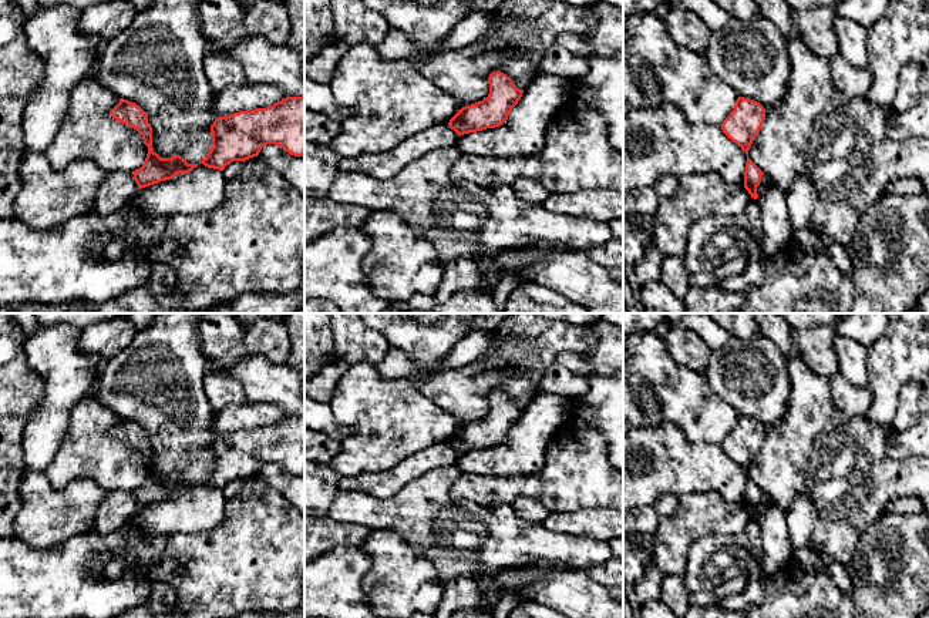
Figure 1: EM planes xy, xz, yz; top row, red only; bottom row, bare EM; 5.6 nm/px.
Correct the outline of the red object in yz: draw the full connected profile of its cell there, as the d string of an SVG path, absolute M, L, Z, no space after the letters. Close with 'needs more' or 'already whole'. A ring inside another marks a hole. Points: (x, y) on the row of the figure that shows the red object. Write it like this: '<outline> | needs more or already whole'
M738 97L734 110L721 124L723 132L747 154L744 188L754 199L758 198L757 187L764 172L748 158L748 150L760 132L764 120L765 108L760 103Z | already whole

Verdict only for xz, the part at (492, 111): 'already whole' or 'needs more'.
already whole

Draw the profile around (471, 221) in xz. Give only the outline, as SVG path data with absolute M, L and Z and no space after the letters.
M455 145L435 148L387 179L339 171L327 197L336 202L398 215L437 249L444 271L457 258L521 249L539 241L585 251L613 238L607 224L548 212L542 204L518 198L508 185L484 189L452 181L450 171L461 155Z

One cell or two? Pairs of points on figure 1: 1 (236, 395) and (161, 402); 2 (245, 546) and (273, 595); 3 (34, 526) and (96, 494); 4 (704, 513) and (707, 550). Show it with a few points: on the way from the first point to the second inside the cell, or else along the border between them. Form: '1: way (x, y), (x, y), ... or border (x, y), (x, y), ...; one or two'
1: border (206, 370), (204, 392), (215, 412); two
2: way (258, 558), (273, 574), (273, 583); one
3: way (50, 516), (67, 513), (80, 501); one
4: border (739, 531), (697, 538), (690, 546), (685, 563); two

